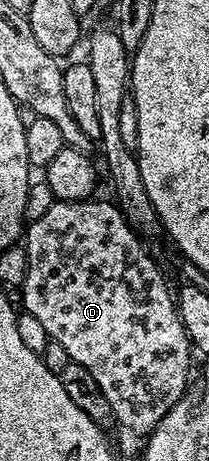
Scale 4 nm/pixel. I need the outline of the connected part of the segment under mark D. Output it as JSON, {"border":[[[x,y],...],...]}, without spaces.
{"border":[[[98,199],[60,200],[44,213],[44,218],[29,221],[24,232],[26,277],[22,280],[22,304],[70,355],[67,357],[92,374],[96,386],[108,398],[113,419],[130,432],[149,434],[187,395],[192,345],[178,317],[172,288],[170,292],[161,270],[142,249],[143,241],[131,221],[123,216],[117,203]]]}

